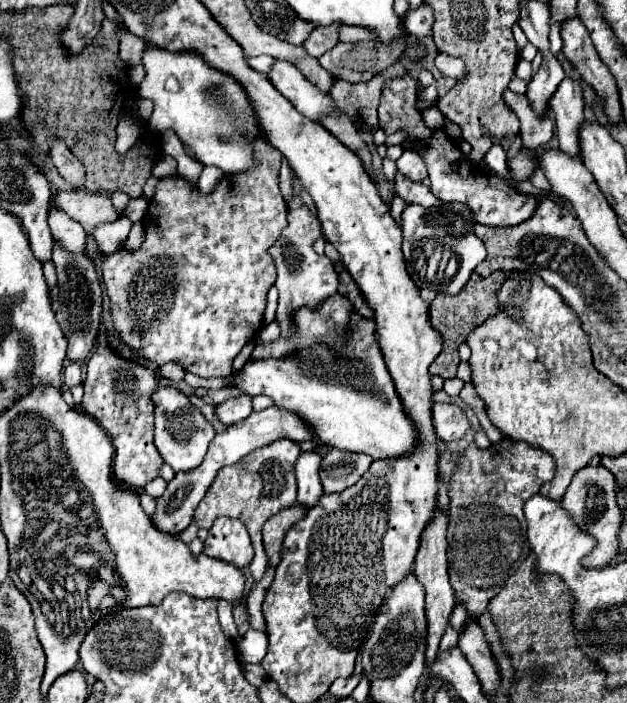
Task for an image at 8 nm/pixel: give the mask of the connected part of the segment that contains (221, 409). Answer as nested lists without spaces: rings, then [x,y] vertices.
[[[235,397],[235,399],[229,399],[225,403],[221,403],[215,413],[219,417],[221,423],[225,425],[233,425],[245,417],[249,417],[253,411],[253,405],[251,405],[251,397]]]

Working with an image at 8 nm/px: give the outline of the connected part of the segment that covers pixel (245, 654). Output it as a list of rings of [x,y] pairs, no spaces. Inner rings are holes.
[[[249,629],[241,637],[237,649],[239,649],[243,663],[261,663],[265,653],[267,653],[267,635],[263,631]]]

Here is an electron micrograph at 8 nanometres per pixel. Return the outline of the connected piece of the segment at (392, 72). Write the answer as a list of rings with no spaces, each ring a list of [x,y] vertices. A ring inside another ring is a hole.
[[[397,63],[385,69],[383,73],[379,73],[383,77],[375,77],[367,83],[351,85],[347,81],[335,79],[329,95],[339,105],[339,109],[343,109],[349,117],[353,117],[357,127],[375,131],[377,129],[377,107],[379,107],[381,89],[385,87],[385,81],[391,81],[395,77],[405,77],[405,73],[407,69],[401,63]]]

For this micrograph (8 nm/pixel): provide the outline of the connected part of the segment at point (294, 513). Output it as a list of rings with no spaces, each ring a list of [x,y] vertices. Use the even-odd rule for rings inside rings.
[[[293,505],[289,509],[283,509],[281,513],[273,515],[265,525],[263,525],[263,545],[267,553],[269,567],[275,567],[281,559],[281,545],[285,533],[297,523],[301,517],[305,517],[307,509],[303,505]]]

